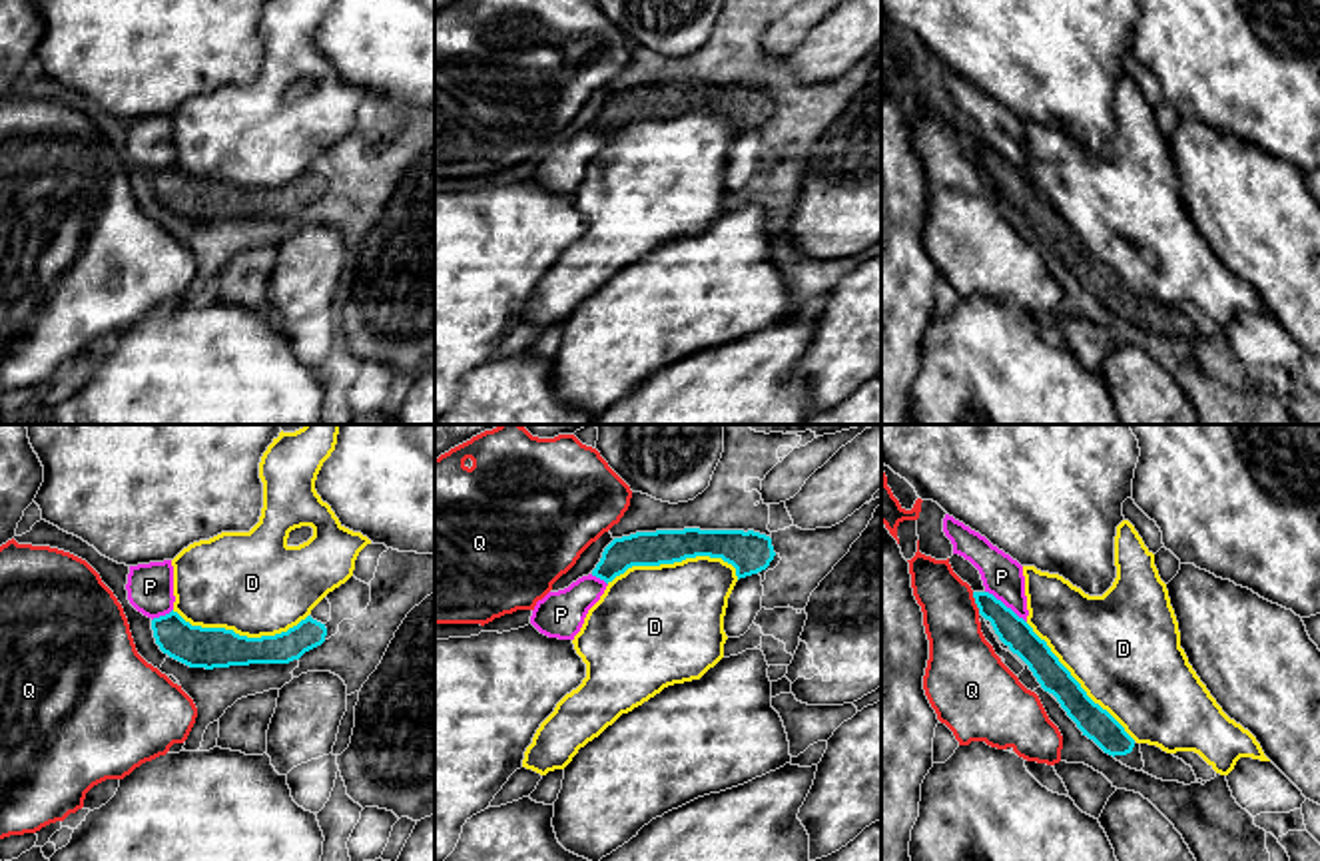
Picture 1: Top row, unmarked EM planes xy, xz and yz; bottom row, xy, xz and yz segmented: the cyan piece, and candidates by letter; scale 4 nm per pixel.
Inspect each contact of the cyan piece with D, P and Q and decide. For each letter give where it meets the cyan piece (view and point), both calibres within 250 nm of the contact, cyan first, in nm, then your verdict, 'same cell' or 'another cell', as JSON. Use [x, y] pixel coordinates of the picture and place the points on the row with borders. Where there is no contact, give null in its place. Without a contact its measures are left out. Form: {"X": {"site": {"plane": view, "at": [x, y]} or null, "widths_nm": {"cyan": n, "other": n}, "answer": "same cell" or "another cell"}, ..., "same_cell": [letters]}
{"D": {"site": {"plane": "xz", "at": [674, 561]}, "widths_nm": {"cyan": 140, "other": 460}, "answer": "another cell"}, "P": {"site": {"plane": "yz", "at": [1003, 604]}, "widths_nm": {"cyan": 120, "other": 160}, "answer": "another cell"}, "Q": {"site": {"plane": "yz", "at": [976, 602]}, "widths_nm": {"cyan": 120, "other": 280}, "answer": "another cell"}, "same_cell": []}

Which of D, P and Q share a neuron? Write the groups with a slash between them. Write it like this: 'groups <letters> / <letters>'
groups D / P / Q

